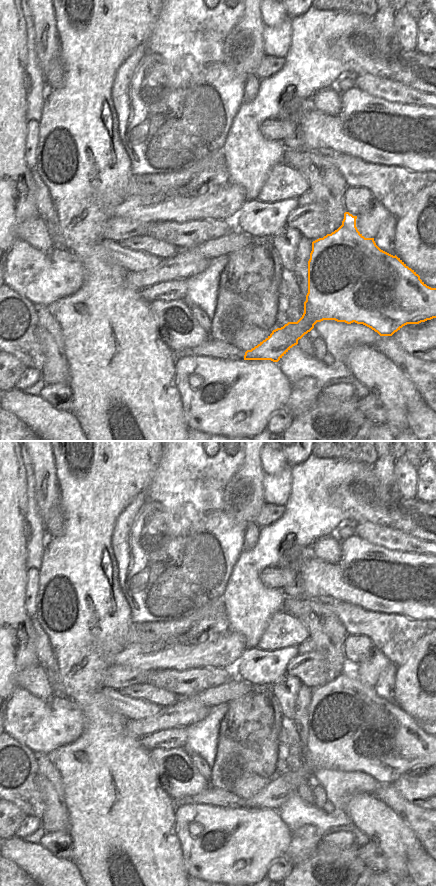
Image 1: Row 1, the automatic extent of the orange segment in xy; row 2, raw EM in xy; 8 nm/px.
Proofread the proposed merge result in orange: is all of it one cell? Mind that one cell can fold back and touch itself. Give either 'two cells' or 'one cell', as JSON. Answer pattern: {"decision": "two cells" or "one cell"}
{"decision": "two cells"}

